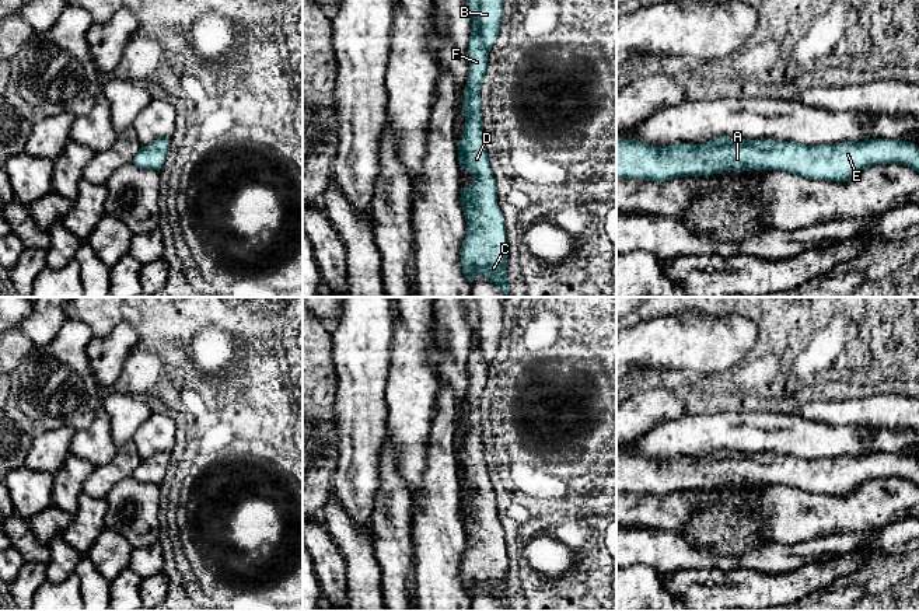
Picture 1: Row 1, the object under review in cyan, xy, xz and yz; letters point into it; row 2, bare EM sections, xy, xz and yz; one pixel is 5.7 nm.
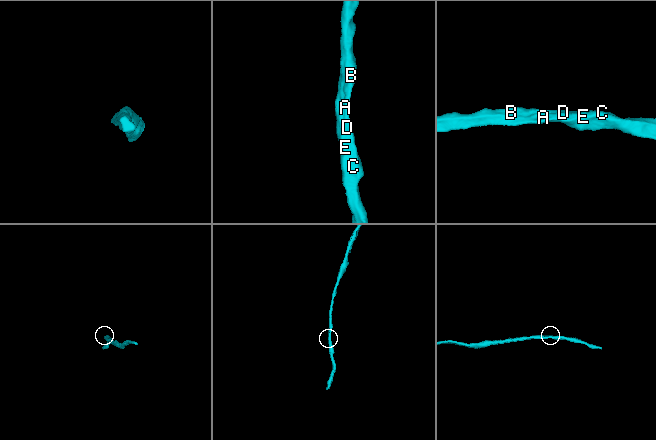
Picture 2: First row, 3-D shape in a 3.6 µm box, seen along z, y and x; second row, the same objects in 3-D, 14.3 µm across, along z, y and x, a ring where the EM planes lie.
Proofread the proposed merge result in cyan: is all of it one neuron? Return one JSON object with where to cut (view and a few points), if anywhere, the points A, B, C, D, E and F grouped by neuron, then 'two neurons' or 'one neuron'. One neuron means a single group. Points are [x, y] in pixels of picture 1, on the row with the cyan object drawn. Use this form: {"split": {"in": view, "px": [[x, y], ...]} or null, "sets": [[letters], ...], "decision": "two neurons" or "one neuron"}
{"split": null, "sets": [["A", "B", "C", "D", "E", "F"]], "decision": "one neuron"}

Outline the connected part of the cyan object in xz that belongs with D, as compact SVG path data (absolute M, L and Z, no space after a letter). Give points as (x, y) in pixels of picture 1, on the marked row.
M467 0L467 7L472 21L471 39L468 45L469 76L464 90L462 112L465 115L465 123L462 126L462 140L457 142L457 146L460 165L474 177L474 182L467 189L461 186L461 202L467 221L467 235L461 245L461 266L469 283L474 282L478 273L483 273L489 282L497 284L507 296L510 291L510 286L507 283L509 244L506 238L504 217L497 205L493 171L489 164L488 153L483 147L481 114L481 88L489 67L489 52L500 31L503 0Z

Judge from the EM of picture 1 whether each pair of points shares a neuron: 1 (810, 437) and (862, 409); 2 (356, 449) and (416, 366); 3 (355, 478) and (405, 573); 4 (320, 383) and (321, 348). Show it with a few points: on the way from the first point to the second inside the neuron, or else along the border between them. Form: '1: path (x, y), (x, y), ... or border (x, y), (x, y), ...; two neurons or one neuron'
1: border (800, 415), (817, 422), (856, 425), (863, 429); two neurons
2: border (388, 374), (385, 386), (387, 433); two neurons
3: border (380, 481), (373, 513), (373, 540); two neurons
4: path (320, 374), (320, 356); one neuron

